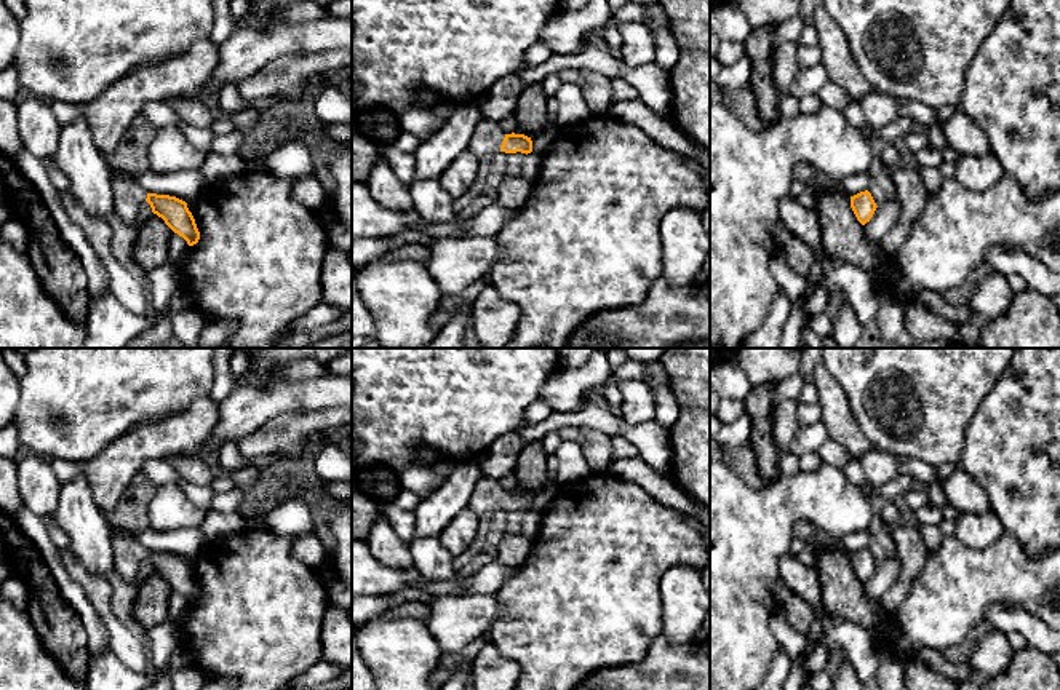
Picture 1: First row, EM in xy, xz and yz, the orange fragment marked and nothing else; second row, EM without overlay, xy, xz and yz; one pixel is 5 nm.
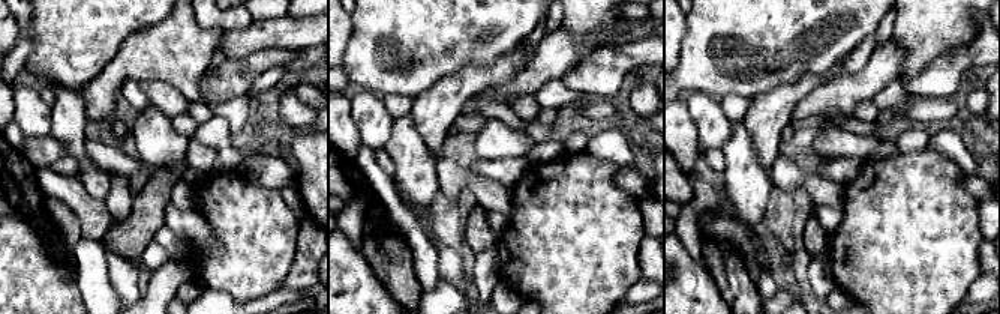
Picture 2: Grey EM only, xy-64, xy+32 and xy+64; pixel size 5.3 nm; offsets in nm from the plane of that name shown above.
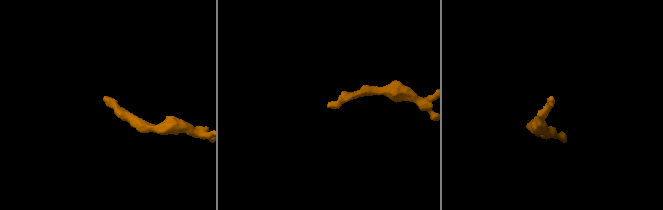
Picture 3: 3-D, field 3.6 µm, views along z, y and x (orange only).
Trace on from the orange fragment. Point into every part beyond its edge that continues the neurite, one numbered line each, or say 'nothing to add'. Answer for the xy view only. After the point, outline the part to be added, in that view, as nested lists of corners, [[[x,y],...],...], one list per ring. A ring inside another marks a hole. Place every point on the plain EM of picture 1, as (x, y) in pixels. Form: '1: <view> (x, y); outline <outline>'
1: xy (128, 553); outline [[[112,530],[112,548],[115,559],[114,570],[125,583],[134,585],[147,549],[126,530]]]

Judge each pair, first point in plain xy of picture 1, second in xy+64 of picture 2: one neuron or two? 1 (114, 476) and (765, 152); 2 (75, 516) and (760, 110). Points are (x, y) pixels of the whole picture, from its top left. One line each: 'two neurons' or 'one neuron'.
1: one neuron
2: two neurons

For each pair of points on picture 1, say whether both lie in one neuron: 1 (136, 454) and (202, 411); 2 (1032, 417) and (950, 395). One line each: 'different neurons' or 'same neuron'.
1: same neuron
2: different neurons

